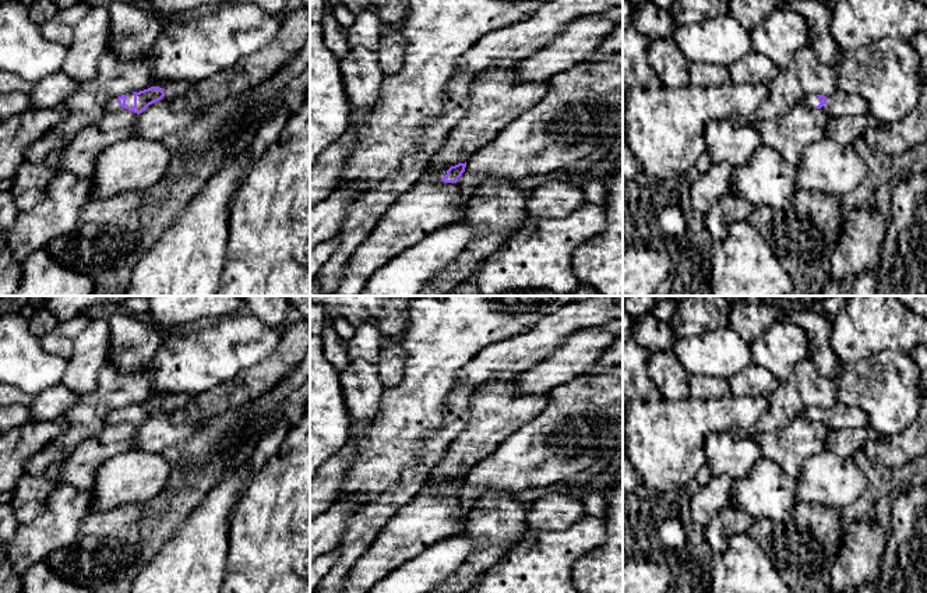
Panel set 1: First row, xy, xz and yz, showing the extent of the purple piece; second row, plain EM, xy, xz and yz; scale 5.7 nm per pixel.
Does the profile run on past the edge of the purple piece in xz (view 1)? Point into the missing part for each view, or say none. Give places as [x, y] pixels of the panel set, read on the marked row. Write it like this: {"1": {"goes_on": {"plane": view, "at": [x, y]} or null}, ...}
{"1": {"goes_on": {"plane": "xz", "at": [430, 204]}}}

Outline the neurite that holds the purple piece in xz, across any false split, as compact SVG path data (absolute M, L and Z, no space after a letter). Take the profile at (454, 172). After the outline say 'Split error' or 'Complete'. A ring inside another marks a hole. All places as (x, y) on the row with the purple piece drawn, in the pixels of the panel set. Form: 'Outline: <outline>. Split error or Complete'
Outline: M466 162L451 166L441 181L433 173L424 176L401 198L391 205L373 227L371 233L359 244L345 265L342 279L331 296L357 296L367 280L390 260L409 247L420 243L438 227L461 222L466 213L468 204L462 201L457 190L457 181L465 172Z. Split error

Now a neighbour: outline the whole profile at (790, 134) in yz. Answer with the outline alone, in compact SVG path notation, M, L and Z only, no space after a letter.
M799 103L778 119L754 120L751 126L764 145L778 151L787 163L796 166L811 144L826 137L828 124L825 112Z

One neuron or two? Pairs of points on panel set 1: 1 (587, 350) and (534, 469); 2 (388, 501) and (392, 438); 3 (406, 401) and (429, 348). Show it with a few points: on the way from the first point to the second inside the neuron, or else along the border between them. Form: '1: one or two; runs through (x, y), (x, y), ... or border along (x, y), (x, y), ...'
1: two; border along (585, 374), (577, 376), (550, 391)
2: two; border along (415, 462), (409, 463), (394, 482), (366, 505)
3: one; runs through (419, 388), (429, 378), (429, 360)

